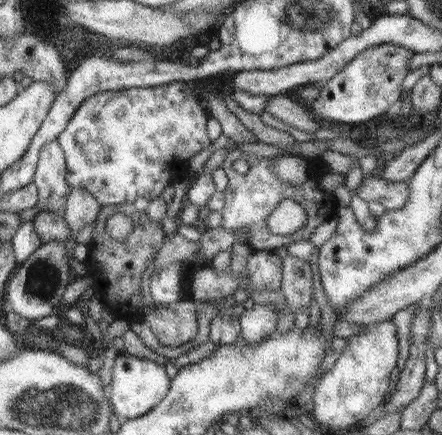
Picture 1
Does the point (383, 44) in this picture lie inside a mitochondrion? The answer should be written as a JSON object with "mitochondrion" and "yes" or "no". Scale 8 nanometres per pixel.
{"mitochondrion":"no"}

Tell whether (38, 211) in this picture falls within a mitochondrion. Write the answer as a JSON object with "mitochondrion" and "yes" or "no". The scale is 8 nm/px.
{"mitochondrion":"no"}

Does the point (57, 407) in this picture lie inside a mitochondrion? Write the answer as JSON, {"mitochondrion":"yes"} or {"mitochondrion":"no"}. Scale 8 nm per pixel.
{"mitochondrion":"yes"}

